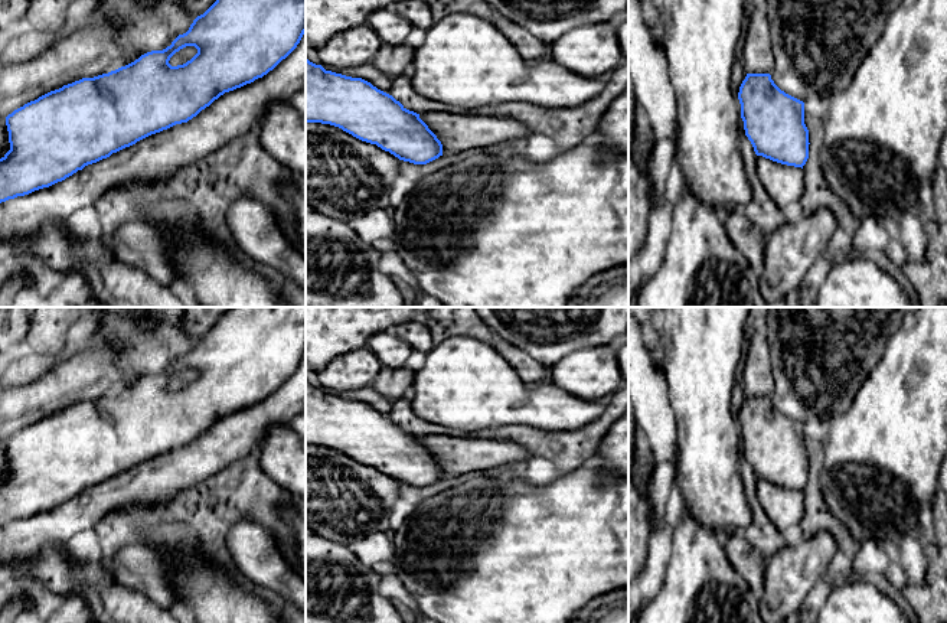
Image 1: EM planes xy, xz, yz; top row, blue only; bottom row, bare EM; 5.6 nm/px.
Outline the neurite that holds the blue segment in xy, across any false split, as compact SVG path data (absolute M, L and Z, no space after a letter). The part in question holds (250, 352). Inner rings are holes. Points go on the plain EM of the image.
M231 307L216 324L190 348L189 353L179 358L163 374L151 374L134 385L108 397L82 401L59 412L50 414L35 424L25 427L6 440L10 473L0 482L0 568L9 570L27 561L46 548L66 545L84 531L95 529L98 522L111 511L134 503L151 506L163 502L203 482L221 472L225 466L249 456L258 449L272 425L288 424L290 420L306 411L306 307ZM186 369L195 369L197 376L183 388L172 389L170 381Z

